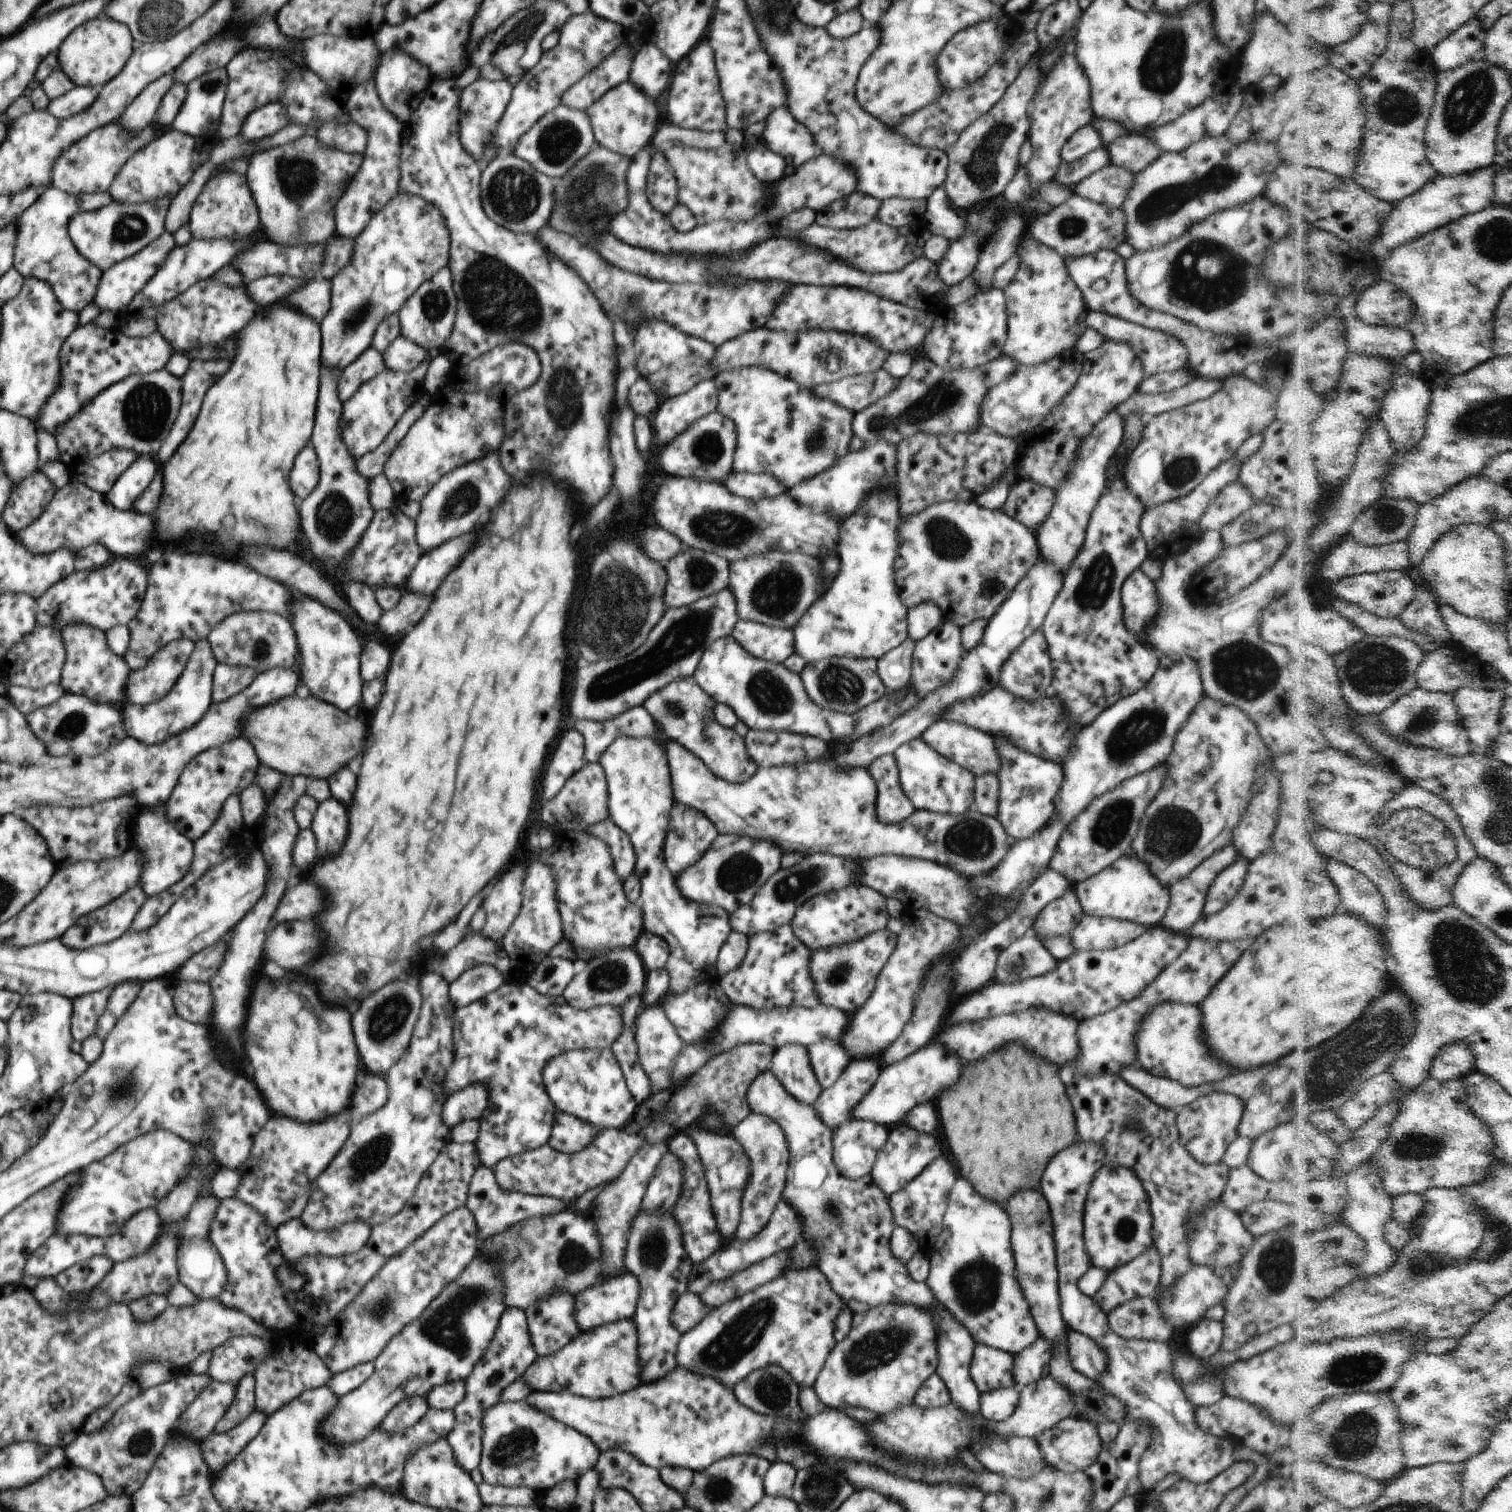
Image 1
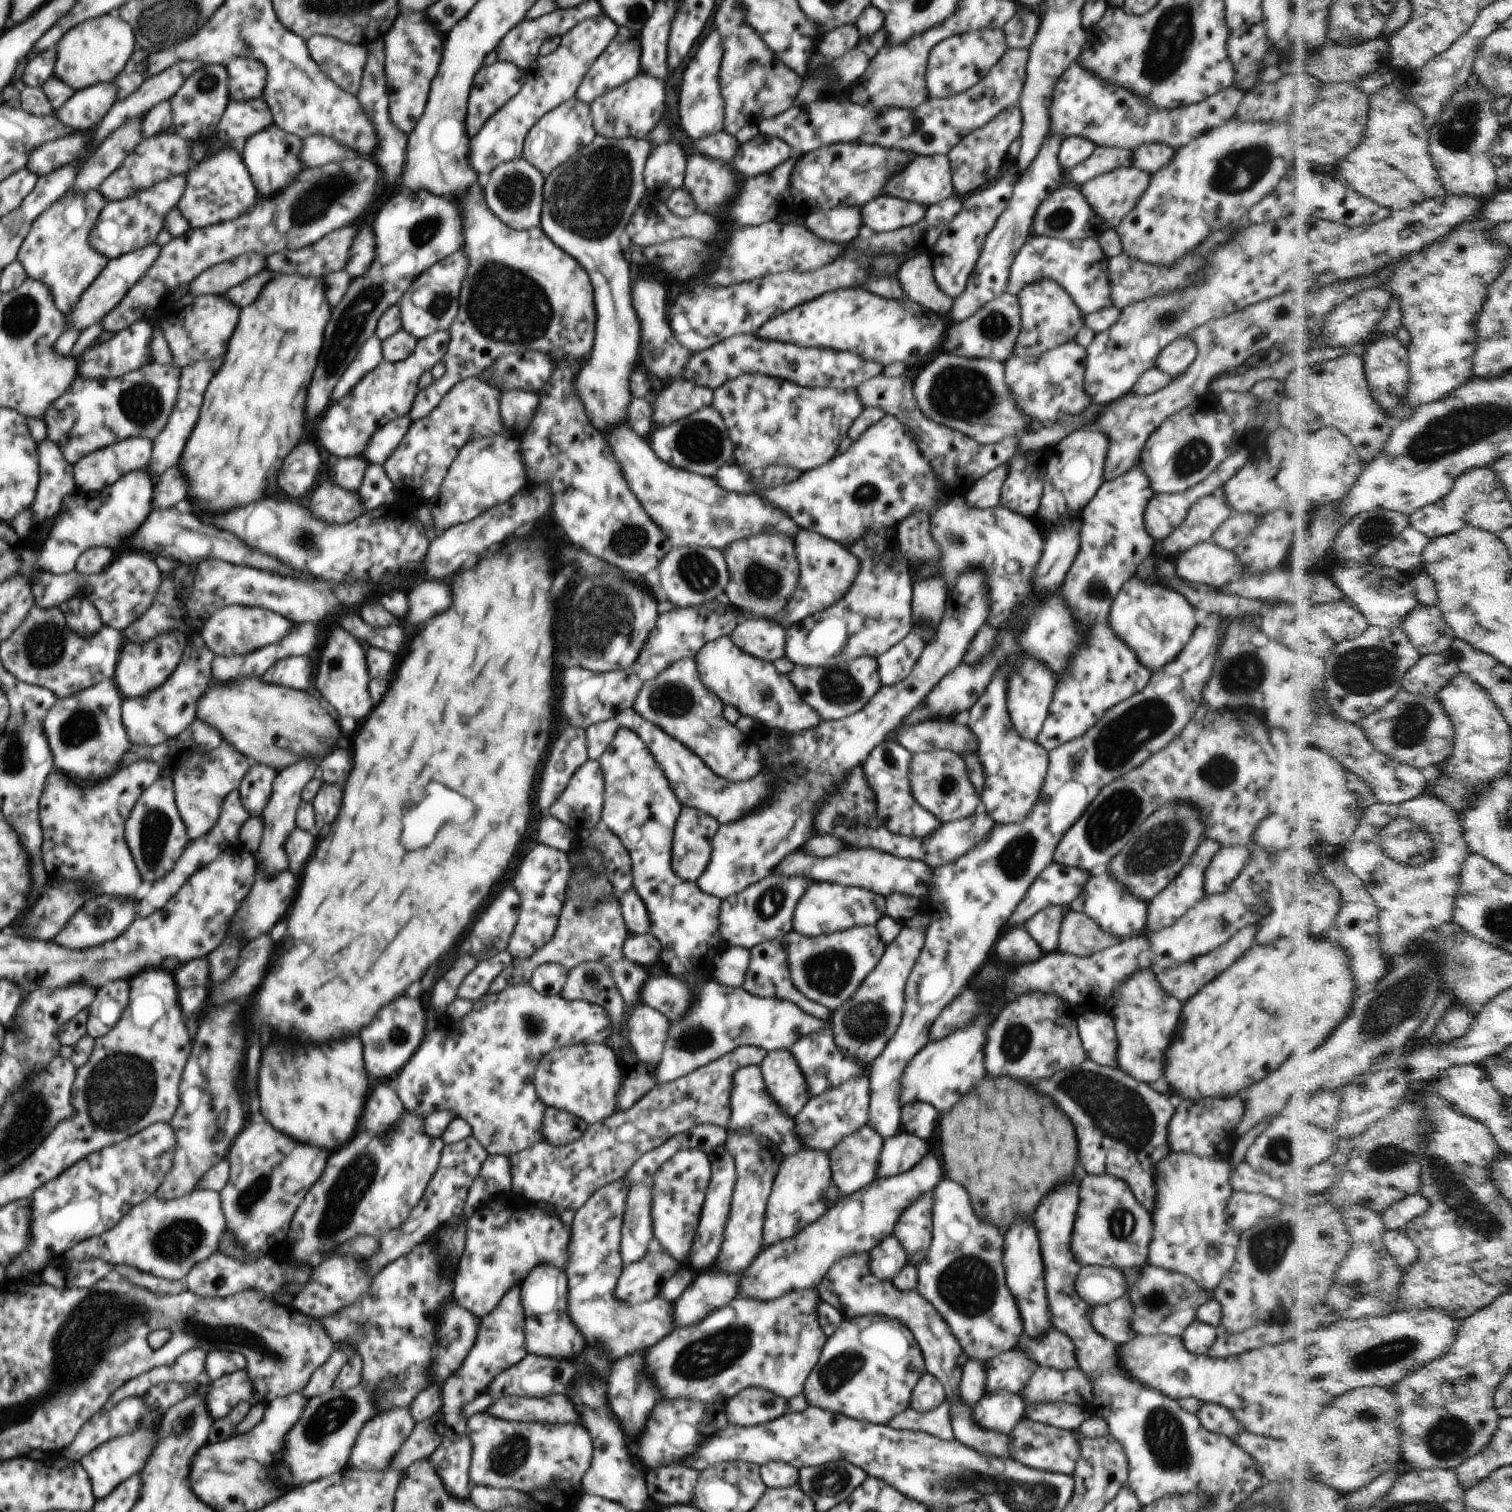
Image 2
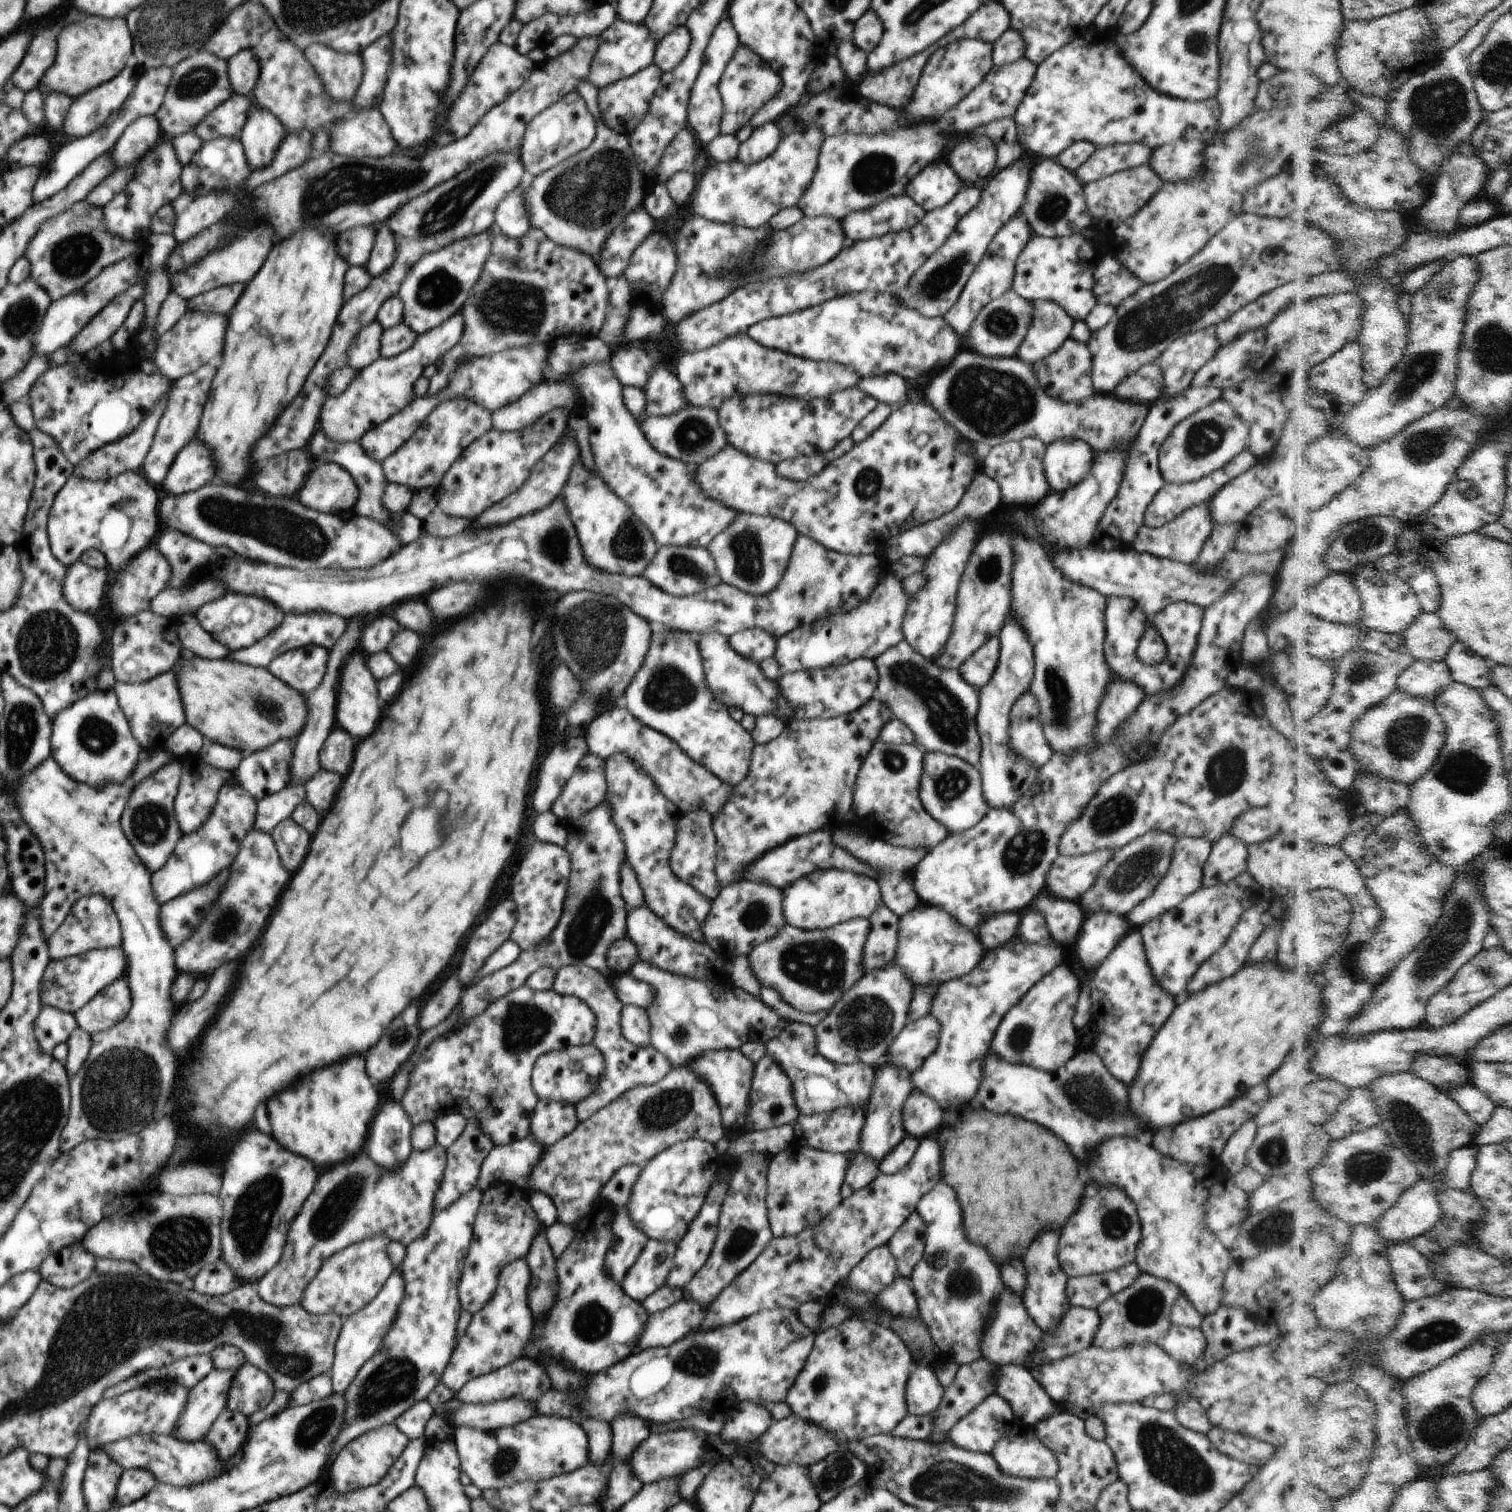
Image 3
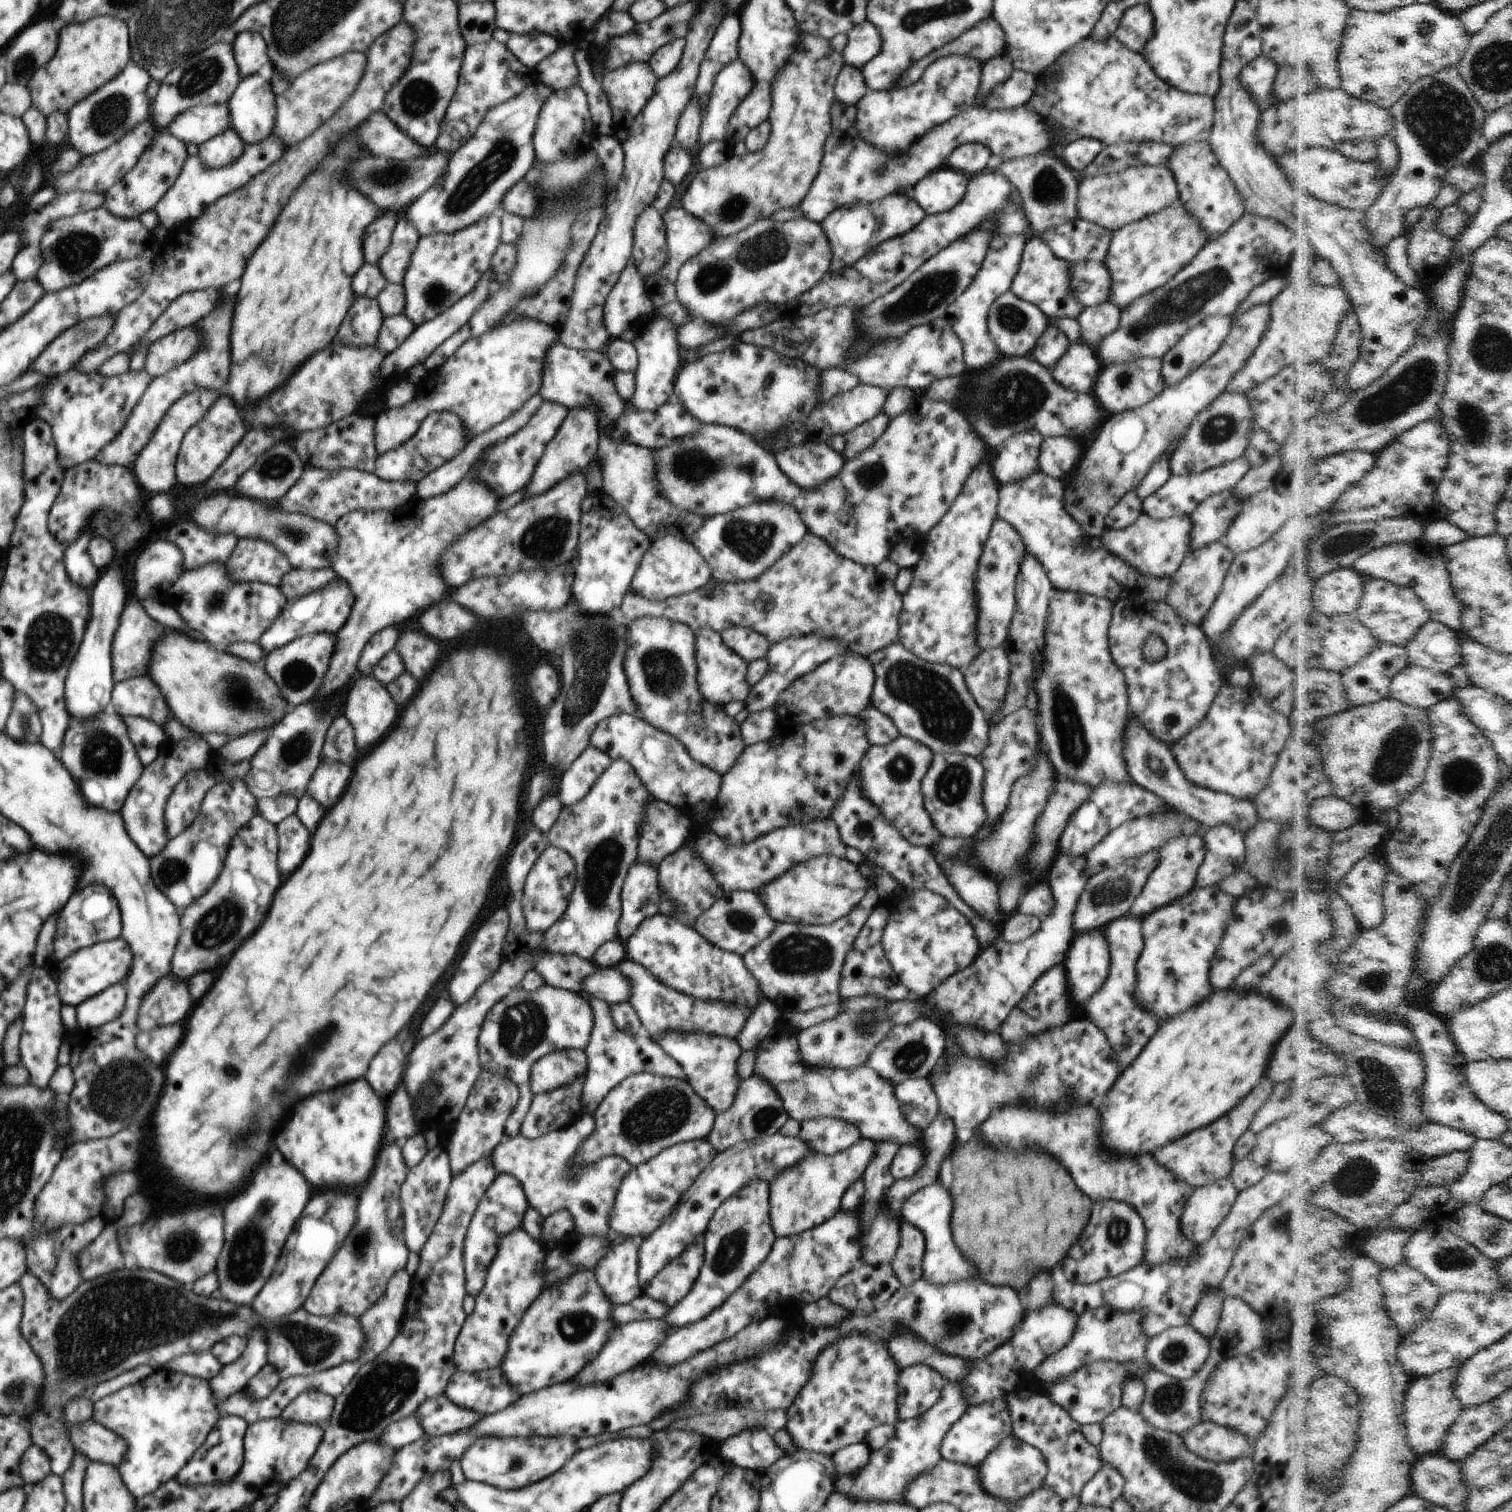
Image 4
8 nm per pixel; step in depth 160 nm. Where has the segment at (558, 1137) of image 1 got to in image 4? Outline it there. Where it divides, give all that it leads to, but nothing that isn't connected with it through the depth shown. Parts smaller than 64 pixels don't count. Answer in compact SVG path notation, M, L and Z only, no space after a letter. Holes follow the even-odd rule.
M585 1074L573 1083L532 1097L519 1134L538 1138L572 1124L584 1112L581 1096Z

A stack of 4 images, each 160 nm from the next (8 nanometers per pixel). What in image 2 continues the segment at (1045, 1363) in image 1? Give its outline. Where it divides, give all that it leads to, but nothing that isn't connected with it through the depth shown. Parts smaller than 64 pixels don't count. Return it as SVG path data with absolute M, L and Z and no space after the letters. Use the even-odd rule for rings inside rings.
M1012 1349L1006 1354L988 1359L986 1393L1006 1391L1021 1393L1028 1379L1036 1372L1039 1364L1030 1359L1025 1352Z

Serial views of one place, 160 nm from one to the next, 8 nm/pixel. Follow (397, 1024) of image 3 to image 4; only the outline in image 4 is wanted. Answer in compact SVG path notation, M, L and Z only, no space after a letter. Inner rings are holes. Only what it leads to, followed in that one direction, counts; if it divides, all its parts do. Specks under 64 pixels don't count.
M394 1038L386 1046L382 1046L382 1050L372 1058L366 1080L380 1097L386 1099L403 1080L404 1064L407 1064L407 1060L402 1050L402 1042Z

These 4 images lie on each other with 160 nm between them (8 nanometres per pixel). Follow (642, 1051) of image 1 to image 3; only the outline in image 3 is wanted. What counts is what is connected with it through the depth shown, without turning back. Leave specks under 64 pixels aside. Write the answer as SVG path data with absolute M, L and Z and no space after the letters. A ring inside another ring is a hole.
M624 1005L621 1010L620 1024L624 1038L637 1047L645 1047L651 1041L651 1020L645 1008Z

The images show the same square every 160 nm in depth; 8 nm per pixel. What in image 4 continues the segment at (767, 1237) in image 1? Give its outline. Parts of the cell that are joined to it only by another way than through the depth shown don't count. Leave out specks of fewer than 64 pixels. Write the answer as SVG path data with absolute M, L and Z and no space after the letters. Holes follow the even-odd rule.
M861 1138L849 1149L833 1155L808 1151L794 1167L789 1166L781 1170L769 1184L770 1220L777 1238L796 1236L830 1220L841 1209L841 1198L845 1190L853 1182L863 1178L875 1150L873 1140Z

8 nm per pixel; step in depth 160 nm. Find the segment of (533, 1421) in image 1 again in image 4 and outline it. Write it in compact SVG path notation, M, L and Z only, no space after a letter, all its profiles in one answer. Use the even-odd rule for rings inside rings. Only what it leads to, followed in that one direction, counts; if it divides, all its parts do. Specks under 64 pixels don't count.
M482 1435L470 1443L459 1461L468 1481L486 1483L499 1489L519 1489L560 1470L576 1454L576 1444L577 1440L570 1435L538 1438Z

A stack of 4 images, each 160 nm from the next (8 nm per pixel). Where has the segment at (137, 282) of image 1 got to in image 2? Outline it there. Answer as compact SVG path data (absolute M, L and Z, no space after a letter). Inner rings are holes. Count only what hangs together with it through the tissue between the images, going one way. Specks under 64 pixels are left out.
M152 243L140 250L135 250L121 257L110 259L104 270L96 277L96 280L82 293L79 303L67 316L68 327L84 330L91 324L101 321L124 297L125 294L142 278L142 275L153 265L160 254L161 246Z

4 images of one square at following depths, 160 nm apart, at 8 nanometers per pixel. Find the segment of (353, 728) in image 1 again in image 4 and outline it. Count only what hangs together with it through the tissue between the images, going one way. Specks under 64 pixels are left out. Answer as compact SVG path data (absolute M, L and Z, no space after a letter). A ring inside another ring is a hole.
M165 632L160 646L156 648L148 676L164 693L175 719L180 720L184 727L202 738L214 733L236 738L250 731L270 729L284 716L287 702L281 695L279 686L270 678L263 666L219 651L204 640L190 638L182 633Z

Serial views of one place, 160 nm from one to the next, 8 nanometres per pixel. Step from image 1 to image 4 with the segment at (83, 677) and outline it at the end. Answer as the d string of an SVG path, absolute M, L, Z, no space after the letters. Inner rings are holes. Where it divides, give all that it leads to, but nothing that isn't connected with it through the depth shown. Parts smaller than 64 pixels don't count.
M85 531L72 545L65 548L66 574L75 585L82 586L82 588L90 588L99 579L98 570L94 568L94 564L90 562L90 555L86 552L88 542L90 542L90 534L89 531Z

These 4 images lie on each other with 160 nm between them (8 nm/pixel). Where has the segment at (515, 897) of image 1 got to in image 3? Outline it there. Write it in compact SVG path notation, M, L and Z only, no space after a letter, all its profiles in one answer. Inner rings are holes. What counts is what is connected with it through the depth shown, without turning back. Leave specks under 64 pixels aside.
M506 899L492 908L492 912L486 916L482 924L472 928L472 932L480 932L480 934L472 934L466 944L466 952L458 970L463 988L474 984L473 978L486 959L509 940L517 918L516 903L512 899Z

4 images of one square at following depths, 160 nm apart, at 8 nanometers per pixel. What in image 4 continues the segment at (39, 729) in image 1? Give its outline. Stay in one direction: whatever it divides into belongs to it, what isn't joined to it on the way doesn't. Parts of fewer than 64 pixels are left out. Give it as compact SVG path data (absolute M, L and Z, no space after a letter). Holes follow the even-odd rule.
M111 708L92 718L71 716L58 757L66 770L70 770L72 778L78 782L86 804L102 806L117 813L120 813L130 789L144 770L136 747L130 740L127 724L121 715Z

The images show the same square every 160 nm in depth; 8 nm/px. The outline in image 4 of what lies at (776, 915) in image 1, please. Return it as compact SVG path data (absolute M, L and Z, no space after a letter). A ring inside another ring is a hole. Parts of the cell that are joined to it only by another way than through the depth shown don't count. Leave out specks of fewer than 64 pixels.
M726 891L708 910L702 912L692 925L698 934L714 946L743 957L759 942L768 938L777 923L756 891Z

